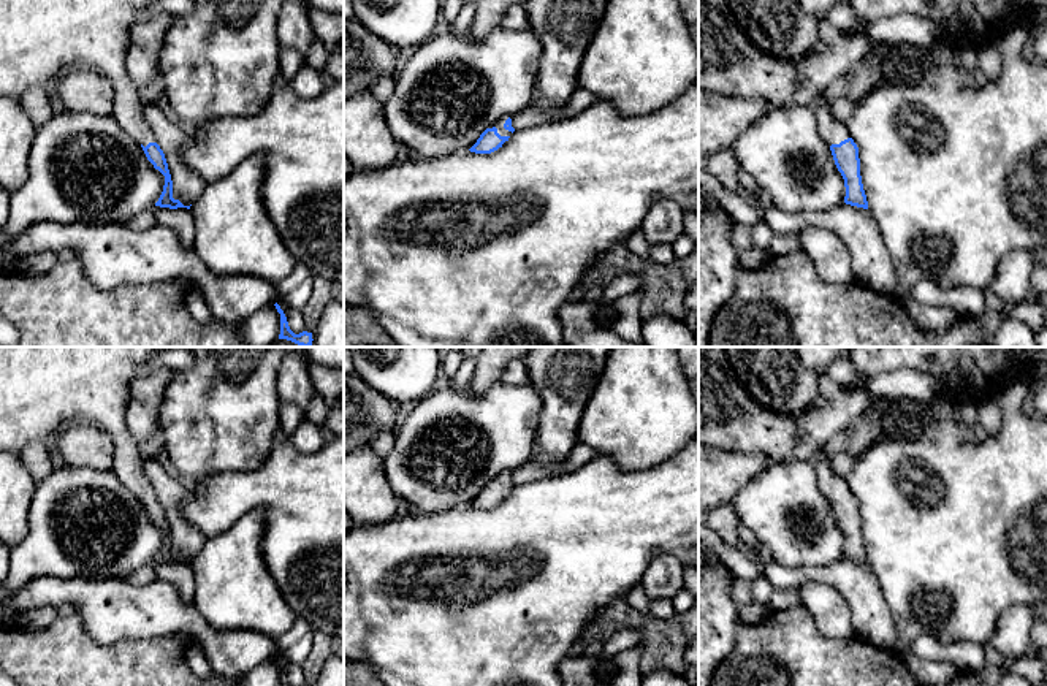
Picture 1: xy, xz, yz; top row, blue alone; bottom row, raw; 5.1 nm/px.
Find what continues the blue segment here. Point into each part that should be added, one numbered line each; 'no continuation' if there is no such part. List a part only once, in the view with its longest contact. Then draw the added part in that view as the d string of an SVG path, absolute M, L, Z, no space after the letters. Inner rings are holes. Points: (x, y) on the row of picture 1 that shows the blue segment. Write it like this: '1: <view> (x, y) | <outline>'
1: xz (499, 124) | M501 117L501 119L496 120L489 128L496 127L496 128L497 128L497 133L499 133L501 136L510 136L512 131L508 131L508 130L504 128L504 124L505 124L507 119L508 119L508 117Z

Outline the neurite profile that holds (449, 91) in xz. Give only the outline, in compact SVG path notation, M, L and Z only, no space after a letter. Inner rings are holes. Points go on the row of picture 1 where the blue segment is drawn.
M497 29L482 40L453 30L432 36L404 54L396 87L383 105L388 128L421 158L469 151L496 120L531 106L540 59L542 43L531 29Z

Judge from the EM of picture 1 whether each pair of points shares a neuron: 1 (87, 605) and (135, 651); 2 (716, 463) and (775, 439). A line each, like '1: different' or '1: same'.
1: different
2: different

